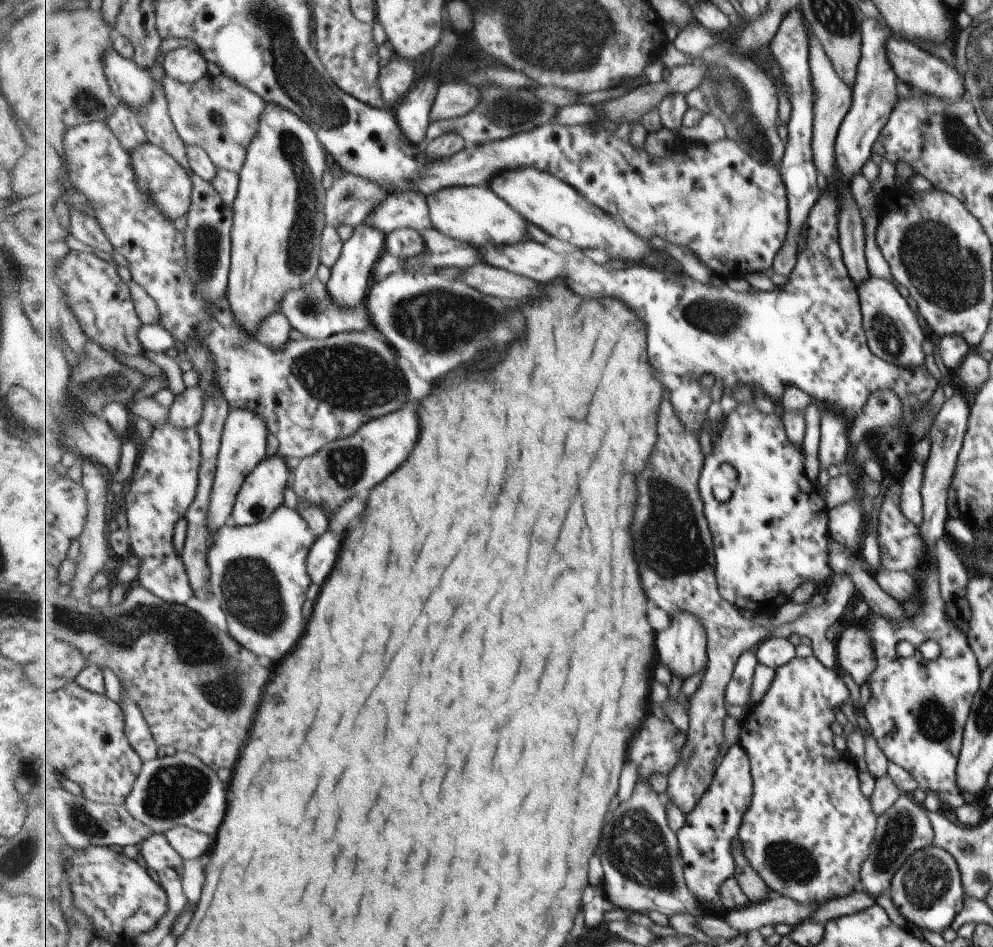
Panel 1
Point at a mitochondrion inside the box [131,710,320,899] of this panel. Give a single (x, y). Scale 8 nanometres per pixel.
(174, 789)

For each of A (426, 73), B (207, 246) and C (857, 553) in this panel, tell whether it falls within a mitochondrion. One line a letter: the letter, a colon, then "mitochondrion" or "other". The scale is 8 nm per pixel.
A: other
B: mitochondrion
C: other

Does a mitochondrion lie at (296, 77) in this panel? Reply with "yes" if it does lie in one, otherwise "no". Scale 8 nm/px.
yes

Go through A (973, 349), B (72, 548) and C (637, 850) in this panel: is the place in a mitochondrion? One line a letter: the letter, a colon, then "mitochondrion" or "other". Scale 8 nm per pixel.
A: other
B: other
C: mitochondrion

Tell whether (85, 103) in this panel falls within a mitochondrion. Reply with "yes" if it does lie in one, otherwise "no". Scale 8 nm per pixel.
yes

